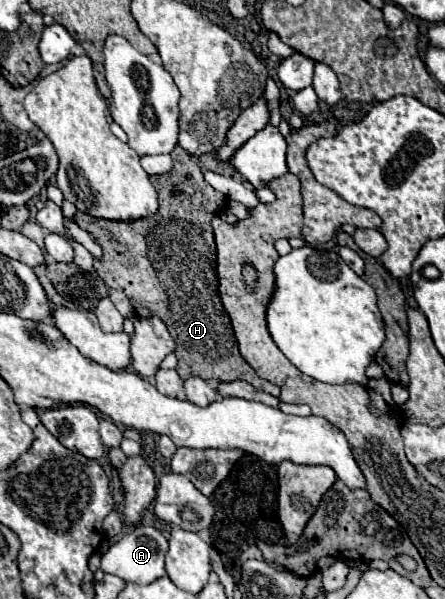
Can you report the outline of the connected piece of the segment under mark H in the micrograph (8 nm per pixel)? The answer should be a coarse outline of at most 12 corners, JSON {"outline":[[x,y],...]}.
{"outline":[[181,147],[151,177],[159,213],[75,213],[93,267],[135,315],[161,317],[177,373],[241,379],[217,293],[211,219],[227,197]]}

